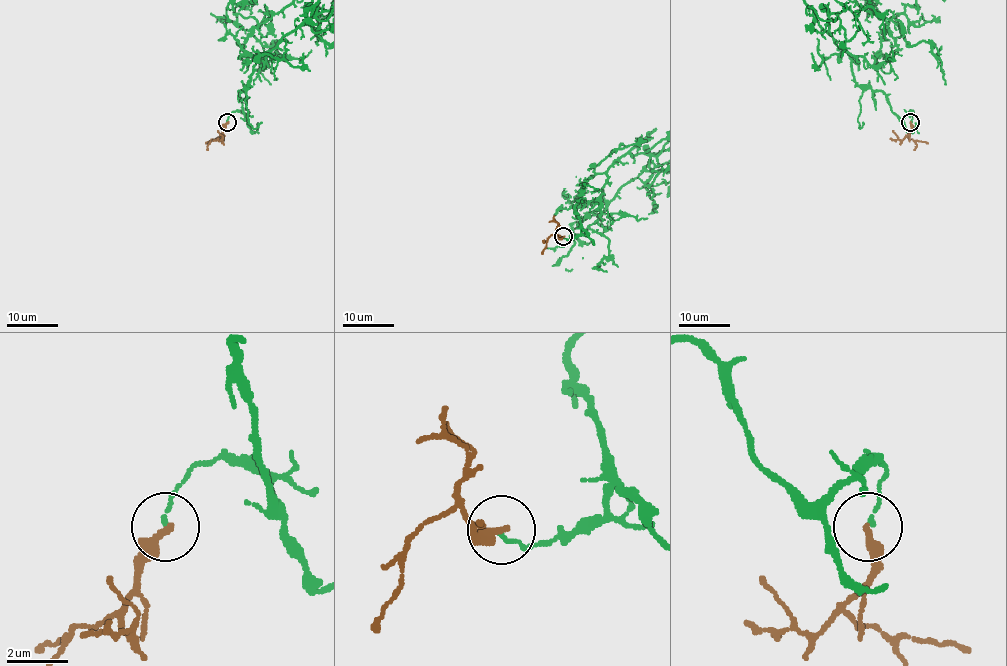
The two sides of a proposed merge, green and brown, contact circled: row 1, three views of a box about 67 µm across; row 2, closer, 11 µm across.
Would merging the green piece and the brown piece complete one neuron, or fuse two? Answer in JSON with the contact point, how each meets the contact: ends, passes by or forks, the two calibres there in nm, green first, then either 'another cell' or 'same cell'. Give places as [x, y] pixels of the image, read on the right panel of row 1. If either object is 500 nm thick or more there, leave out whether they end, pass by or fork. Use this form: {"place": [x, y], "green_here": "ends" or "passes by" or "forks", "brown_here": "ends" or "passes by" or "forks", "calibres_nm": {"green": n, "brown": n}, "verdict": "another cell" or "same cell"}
{"place": [910, 122], "green_here": "ends", "brown_here": "ends", "calibres_nm": {"green": 120, "brown": 320}, "verdict": "another cell"}

